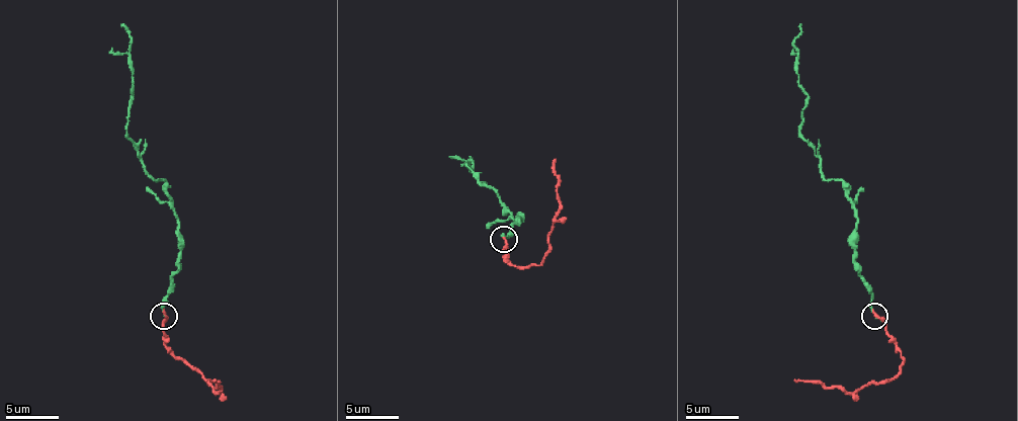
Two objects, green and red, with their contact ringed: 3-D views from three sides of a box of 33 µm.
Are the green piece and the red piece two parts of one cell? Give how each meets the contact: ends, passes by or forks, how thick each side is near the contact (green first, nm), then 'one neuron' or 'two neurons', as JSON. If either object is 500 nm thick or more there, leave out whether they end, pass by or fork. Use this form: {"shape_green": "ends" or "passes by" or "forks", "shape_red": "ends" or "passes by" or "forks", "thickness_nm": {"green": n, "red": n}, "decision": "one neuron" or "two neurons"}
{"shape_green": "passes by", "shape_red": "ends", "thickness_nm": {"green": 100, "red": 220}, "decision": "one neuron"}

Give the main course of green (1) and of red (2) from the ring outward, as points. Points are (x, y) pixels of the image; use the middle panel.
1: (503, 238), (519, 220), (516, 222), (492, 187), (482, 185), (471, 172), (471, 158), (460, 166)
2: (503, 238), (506, 246), (503, 256), (511, 264), (529, 267), (545, 256), (547, 233), (556, 217), (556, 158)

